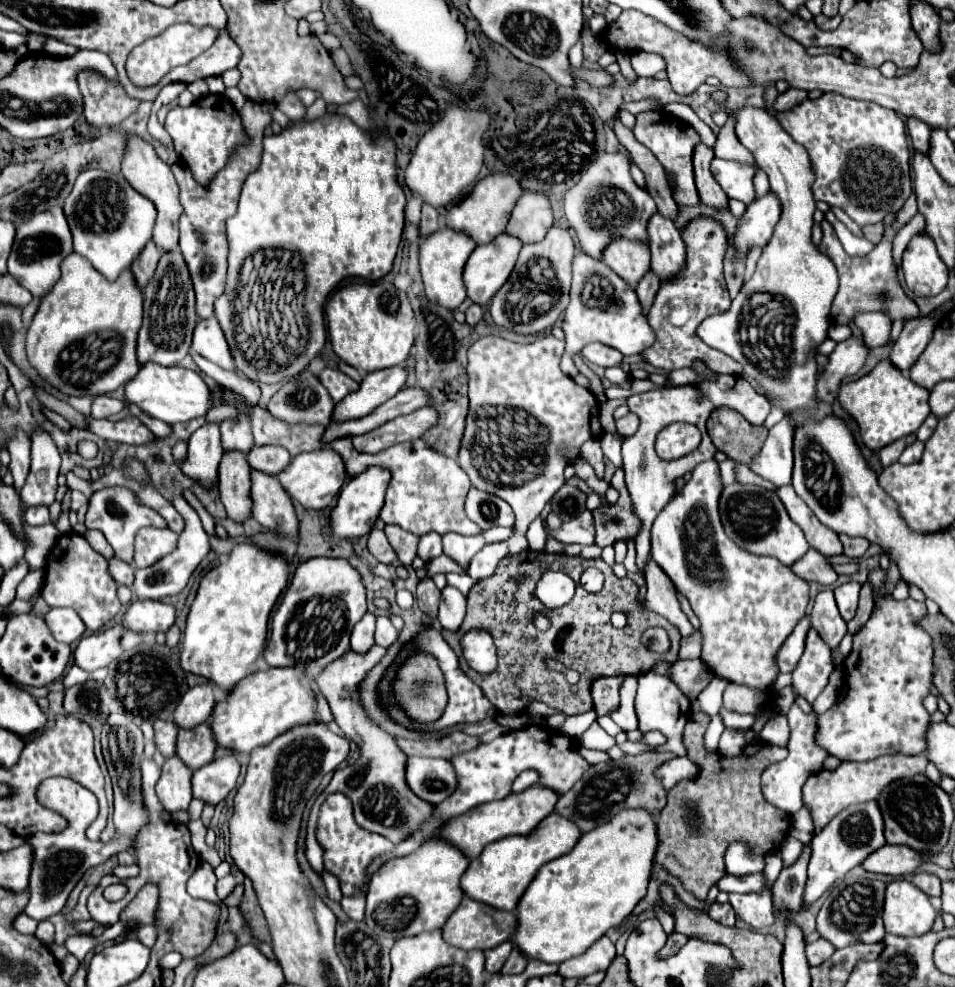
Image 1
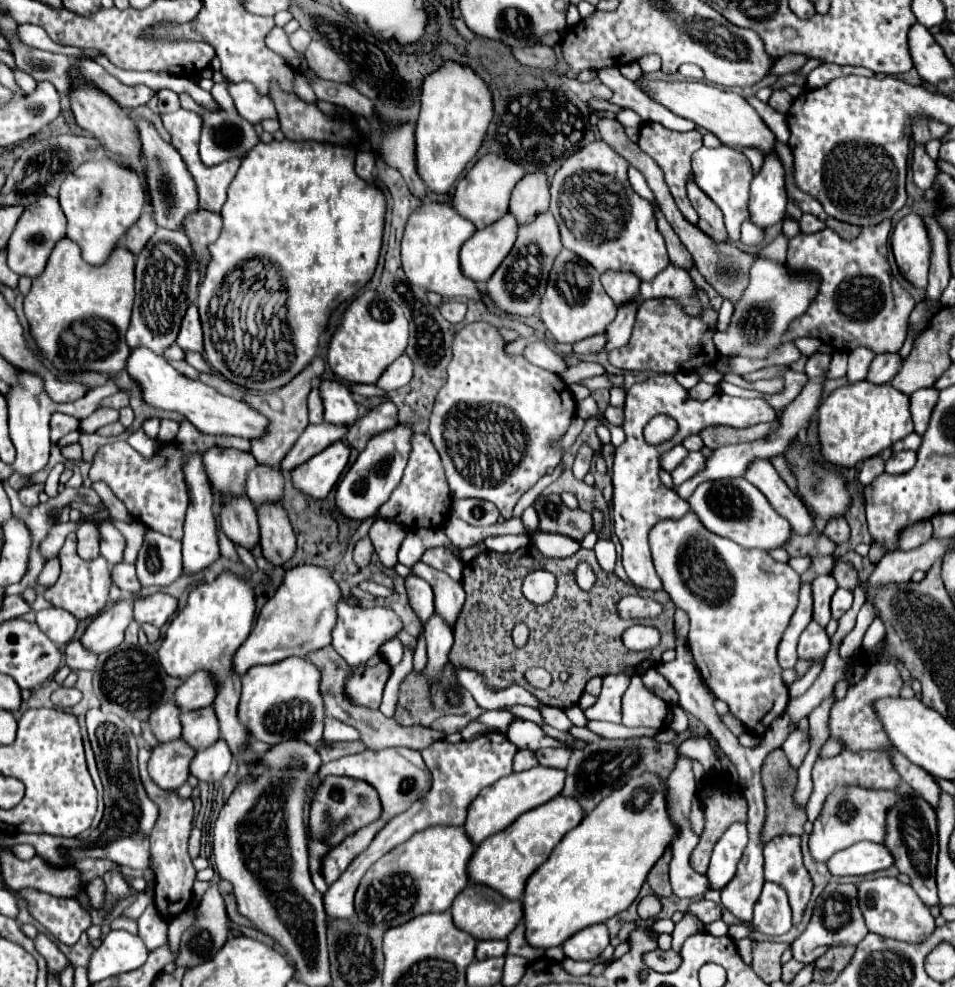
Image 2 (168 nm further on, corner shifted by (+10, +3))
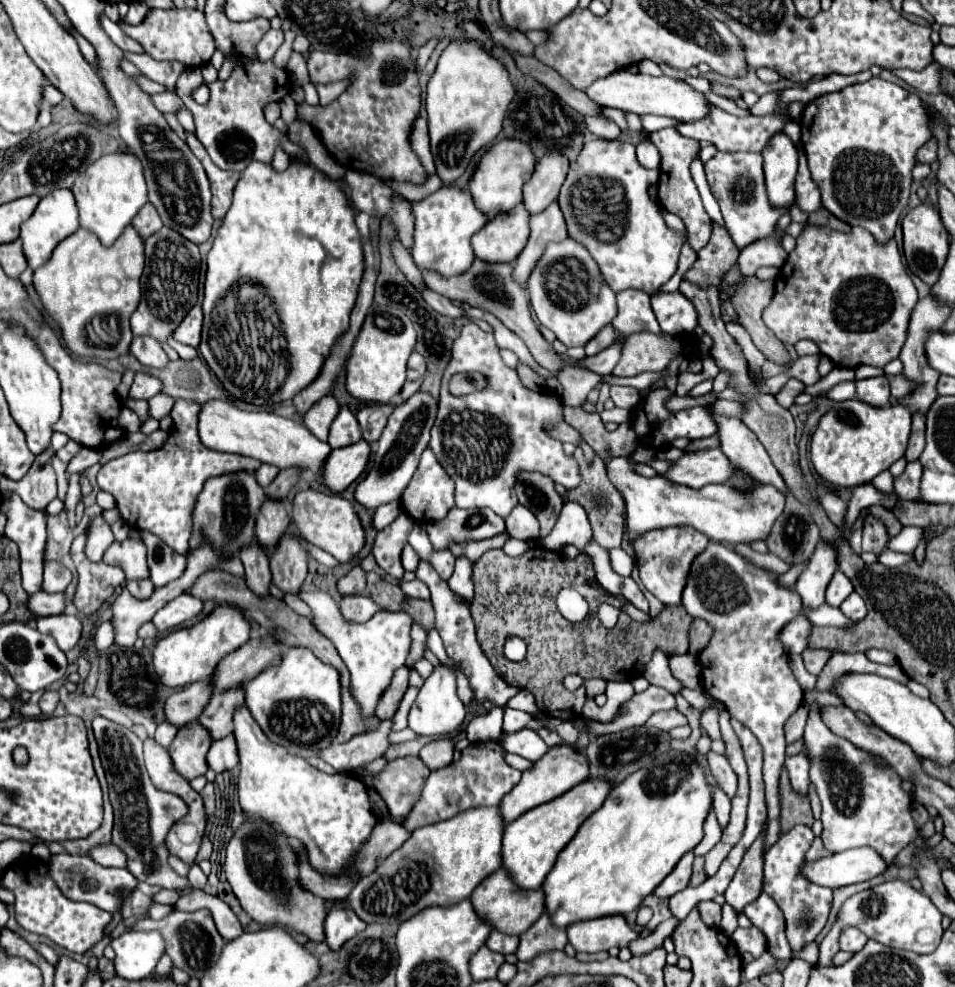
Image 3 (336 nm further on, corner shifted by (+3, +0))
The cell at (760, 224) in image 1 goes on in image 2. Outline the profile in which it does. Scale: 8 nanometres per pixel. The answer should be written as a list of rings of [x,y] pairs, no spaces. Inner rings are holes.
[[[776,152],[764,156],[760,172],[752,180],[750,190],[750,220],[768,228],[786,216],[786,188],[784,188],[784,164]]]

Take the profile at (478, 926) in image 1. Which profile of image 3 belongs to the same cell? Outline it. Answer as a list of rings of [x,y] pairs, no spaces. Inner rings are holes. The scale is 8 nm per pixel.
[[[497,869],[495,873],[491,873],[483,883],[479,883],[479,887],[471,895],[471,903],[479,919],[489,923],[497,931],[503,931],[505,935],[521,935],[523,931],[527,931],[531,923],[535,923],[543,915],[545,911],[543,899],[545,895],[541,889],[537,891],[519,889],[503,869]]]

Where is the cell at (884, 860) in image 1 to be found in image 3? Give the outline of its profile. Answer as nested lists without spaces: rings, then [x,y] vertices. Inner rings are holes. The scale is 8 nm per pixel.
[[[857,847],[827,855],[815,863],[805,863],[805,877],[817,885],[835,889],[861,881],[869,881],[887,869],[885,859],[871,847]]]

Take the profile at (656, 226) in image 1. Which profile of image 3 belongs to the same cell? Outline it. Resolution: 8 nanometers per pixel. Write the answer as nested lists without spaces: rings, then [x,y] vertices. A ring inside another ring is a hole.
[[[679,291],[653,293],[651,307],[661,329],[669,335],[689,335],[695,327],[699,327],[697,309]]]

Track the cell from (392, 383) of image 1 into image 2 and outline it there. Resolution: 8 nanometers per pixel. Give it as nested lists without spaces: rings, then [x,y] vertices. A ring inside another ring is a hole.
[[[402,354],[394,364],[390,364],[384,370],[384,376],[380,376],[376,386],[380,386],[386,392],[392,392],[406,386],[410,380],[412,380],[412,360],[406,354]]]

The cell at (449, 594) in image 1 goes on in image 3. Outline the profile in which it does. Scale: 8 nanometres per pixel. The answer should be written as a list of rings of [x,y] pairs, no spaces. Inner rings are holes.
[[[437,665],[433,673],[425,679],[417,701],[409,713],[409,729],[417,735],[447,735],[453,733],[465,719],[465,709],[461,699],[457,699],[457,679],[453,679],[453,671],[445,665]]]

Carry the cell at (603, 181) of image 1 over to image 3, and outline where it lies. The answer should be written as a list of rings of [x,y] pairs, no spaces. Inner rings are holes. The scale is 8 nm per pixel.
[[[595,139],[585,143],[575,163],[567,173],[567,179],[559,193],[559,207],[567,221],[567,233],[571,239],[581,243],[581,233],[595,237],[599,243],[585,243],[591,257],[597,261],[607,285],[617,293],[623,289],[643,289],[655,293],[665,285],[677,271],[677,259],[683,239],[675,235],[659,215],[659,207],[647,195],[647,181],[657,181],[659,169],[645,169],[635,155],[635,145]]]

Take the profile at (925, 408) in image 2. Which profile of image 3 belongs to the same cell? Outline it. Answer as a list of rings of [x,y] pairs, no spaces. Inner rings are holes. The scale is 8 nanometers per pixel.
[[[915,415],[911,437],[909,437],[909,447],[907,447],[907,453],[905,453],[907,461],[919,459],[923,447],[925,447],[925,415]]]

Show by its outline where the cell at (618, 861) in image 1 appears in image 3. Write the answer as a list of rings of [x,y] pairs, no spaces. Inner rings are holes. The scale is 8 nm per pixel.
[[[669,751],[661,755],[653,767],[645,767],[629,775],[607,795],[605,803],[579,827],[575,837],[559,853],[549,871],[545,891],[545,913],[557,929],[573,923],[599,919],[605,915],[633,913],[647,895],[673,871],[683,853],[691,851],[703,839],[703,821],[711,807],[711,789],[693,755]]]

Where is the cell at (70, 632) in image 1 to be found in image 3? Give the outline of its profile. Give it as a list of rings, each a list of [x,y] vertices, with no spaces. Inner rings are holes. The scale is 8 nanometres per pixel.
[[[67,613],[53,617],[37,617],[37,629],[45,635],[55,637],[61,651],[73,649],[81,639],[81,619]]]

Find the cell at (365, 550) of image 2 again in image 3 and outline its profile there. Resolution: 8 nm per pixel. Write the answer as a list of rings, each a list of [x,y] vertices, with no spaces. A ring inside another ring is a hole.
[[[355,565],[343,579],[339,579],[339,593],[341,595],[355,595],[355,593],[363,593],[367,585],[367,577],[365,577],[365,569],[361,565]]]

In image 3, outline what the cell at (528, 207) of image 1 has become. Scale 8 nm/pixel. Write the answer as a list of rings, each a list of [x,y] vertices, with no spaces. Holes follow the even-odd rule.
[[[549,153],[539,159],[533,177],[523,187],[523,205],[531,215],[545,211],[545,207],[557,199],[567,169],[569,161],[559,153]]]

